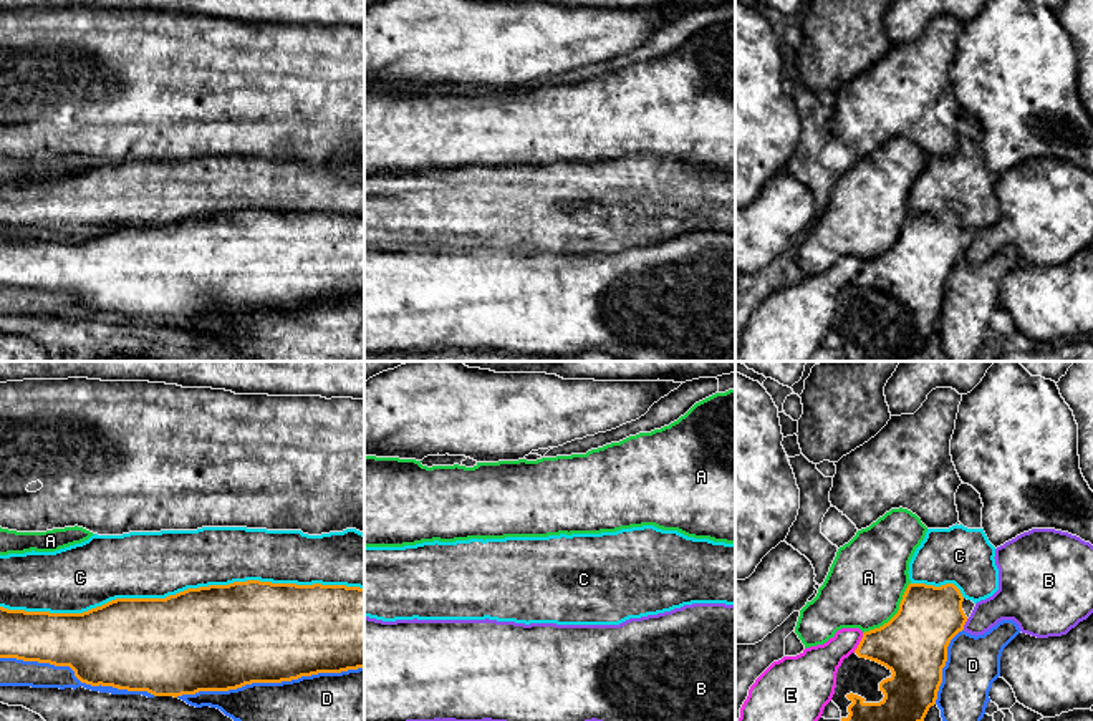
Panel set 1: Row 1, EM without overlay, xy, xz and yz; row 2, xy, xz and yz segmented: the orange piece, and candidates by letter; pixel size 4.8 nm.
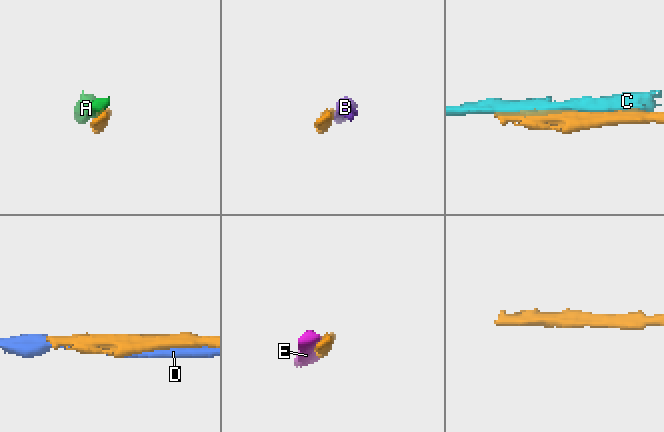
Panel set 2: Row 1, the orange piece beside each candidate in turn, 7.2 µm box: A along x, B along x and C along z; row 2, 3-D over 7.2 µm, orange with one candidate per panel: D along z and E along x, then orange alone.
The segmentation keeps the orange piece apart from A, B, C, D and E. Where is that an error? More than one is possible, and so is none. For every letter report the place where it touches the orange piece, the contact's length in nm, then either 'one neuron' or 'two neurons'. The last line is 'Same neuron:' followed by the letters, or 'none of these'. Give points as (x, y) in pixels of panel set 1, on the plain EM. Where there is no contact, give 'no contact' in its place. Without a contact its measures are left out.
A: meets orange in yz at (896, 242); contact 340 nm long; two neurons
B: meets orange in yz at (964, 252); contact 60 nm long; two neurons
C: meets orange in xy at (181, 221); contact 1750 nm long; two neurons
D: meets orange in xy at (269, 310); contact 900 nm long; two neurons
E: meets orange in yz at (860, 272); contact 110 nm long; two neurons
Same neuron: none of these

